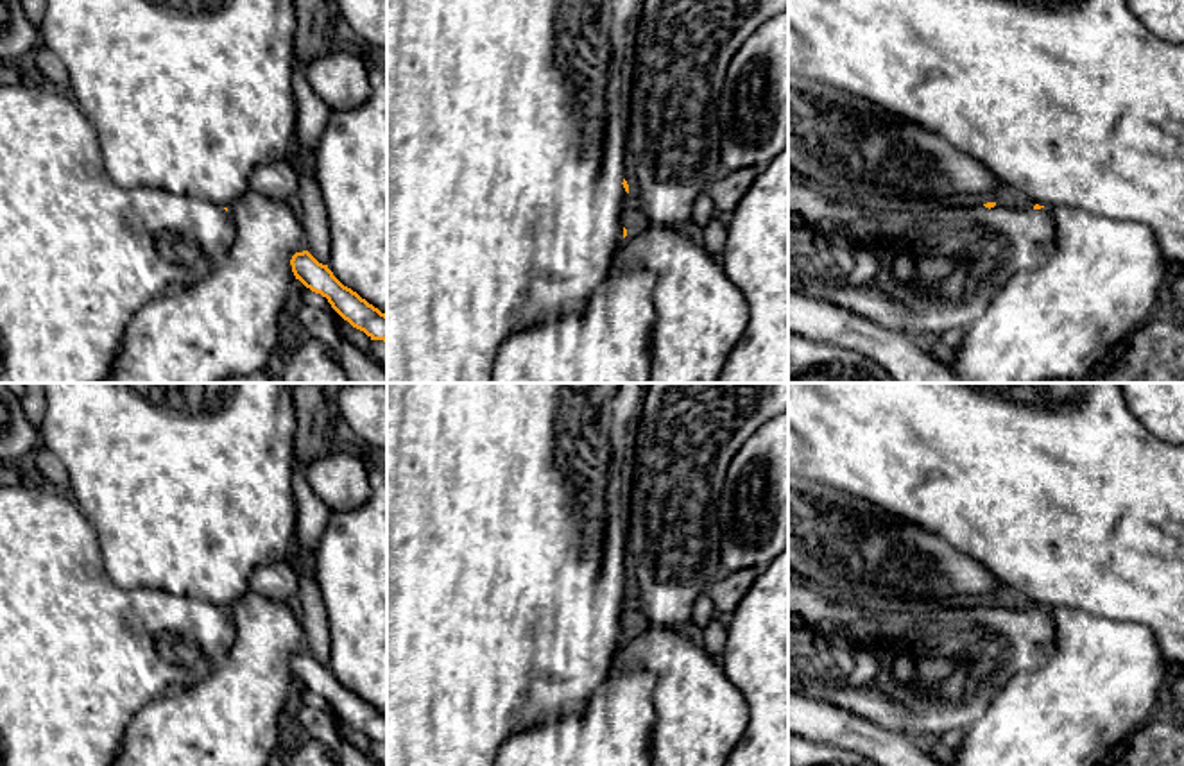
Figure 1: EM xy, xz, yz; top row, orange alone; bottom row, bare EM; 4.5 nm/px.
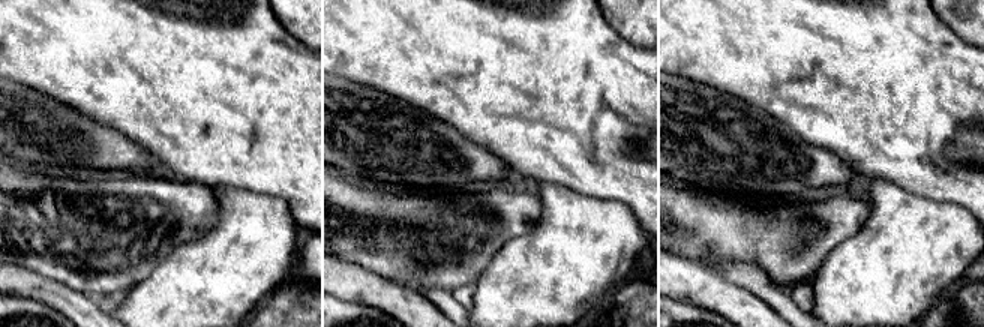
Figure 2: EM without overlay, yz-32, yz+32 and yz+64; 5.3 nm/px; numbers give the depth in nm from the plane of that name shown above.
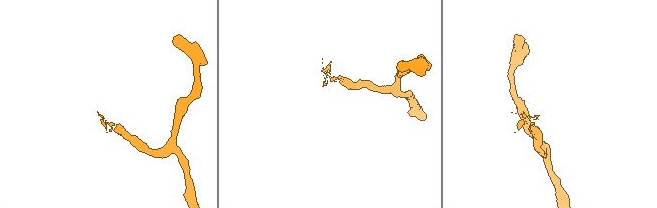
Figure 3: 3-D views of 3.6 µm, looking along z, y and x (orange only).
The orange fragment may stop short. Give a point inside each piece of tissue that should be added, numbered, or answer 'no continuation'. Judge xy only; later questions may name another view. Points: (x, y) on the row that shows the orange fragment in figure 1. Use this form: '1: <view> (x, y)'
no continuation

